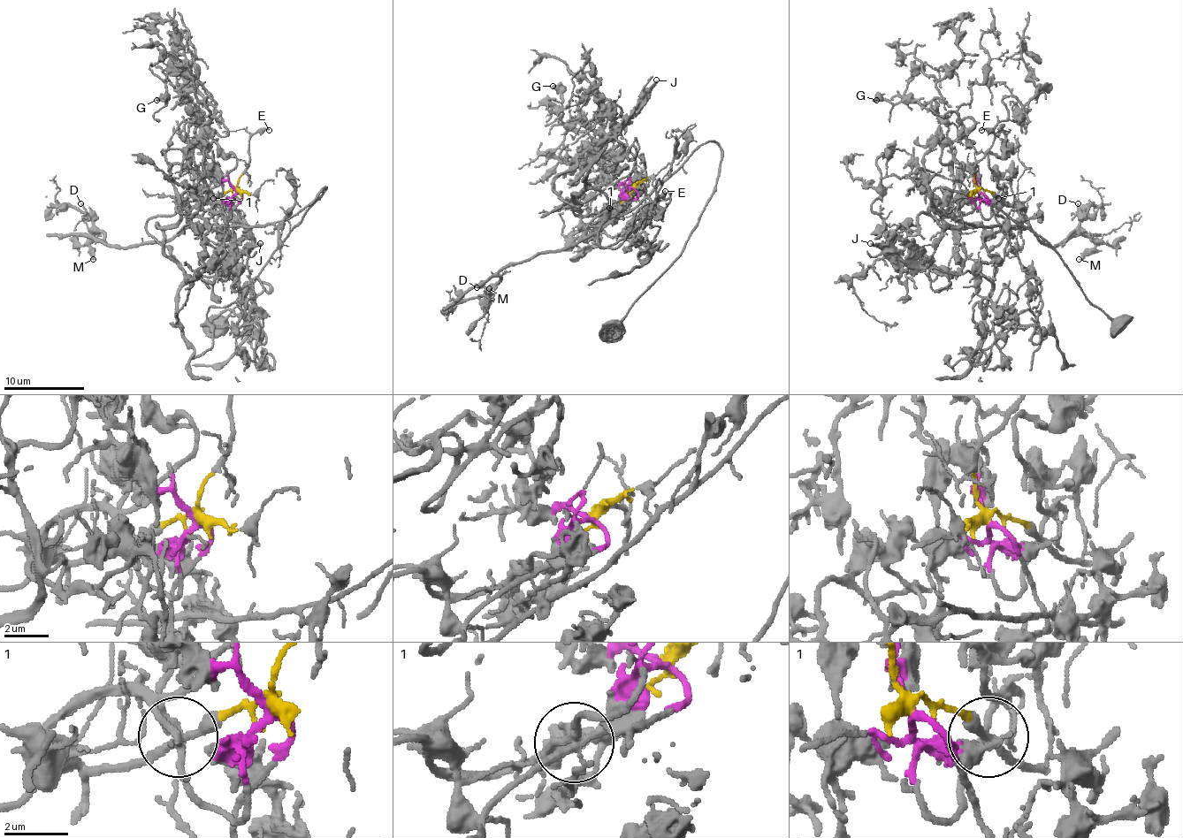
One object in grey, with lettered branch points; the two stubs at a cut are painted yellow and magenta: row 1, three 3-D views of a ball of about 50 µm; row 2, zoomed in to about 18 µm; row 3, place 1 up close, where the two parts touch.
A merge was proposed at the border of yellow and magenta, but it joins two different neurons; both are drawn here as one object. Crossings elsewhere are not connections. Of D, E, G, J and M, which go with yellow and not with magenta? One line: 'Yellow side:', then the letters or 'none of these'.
Yellow side: D, E, M

